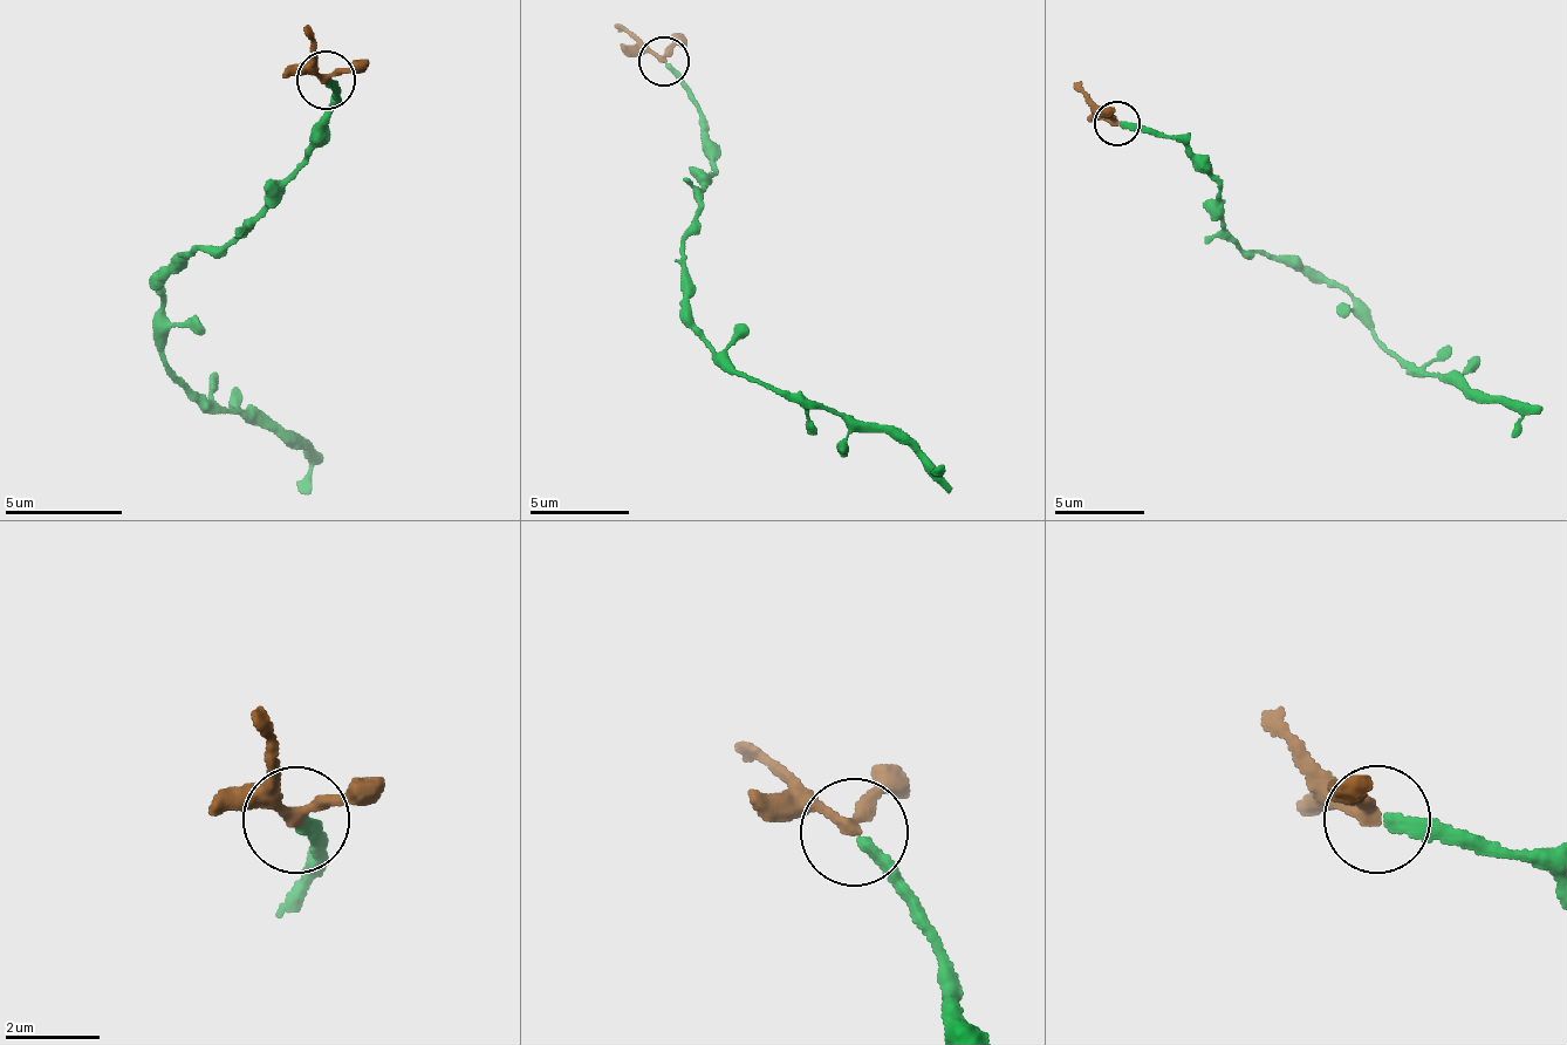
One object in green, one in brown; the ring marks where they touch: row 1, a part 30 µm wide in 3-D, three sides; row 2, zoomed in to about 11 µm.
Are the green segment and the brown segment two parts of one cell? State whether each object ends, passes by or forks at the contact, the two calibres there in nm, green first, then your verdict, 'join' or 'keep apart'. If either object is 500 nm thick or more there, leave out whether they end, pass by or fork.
green ends | brown passes by | 280/240 nm | join

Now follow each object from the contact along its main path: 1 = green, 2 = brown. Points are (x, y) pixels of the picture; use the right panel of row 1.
1: (1121, 124), (1176, 137), (1243, 251), (1297, 255), (1352, 296), (1361, 323), (1390, 350), (1517, 412), (1517, 435)
2: (1116, 124), (1102, 115), (1081, 80)

